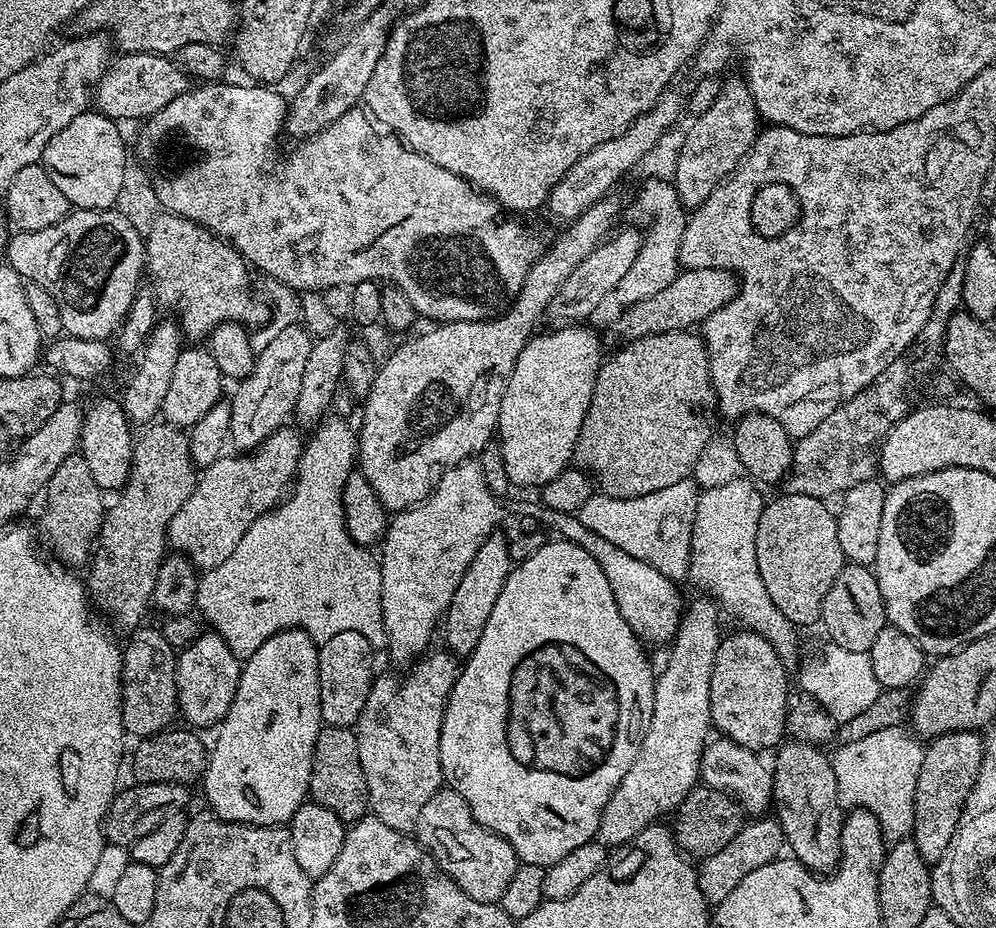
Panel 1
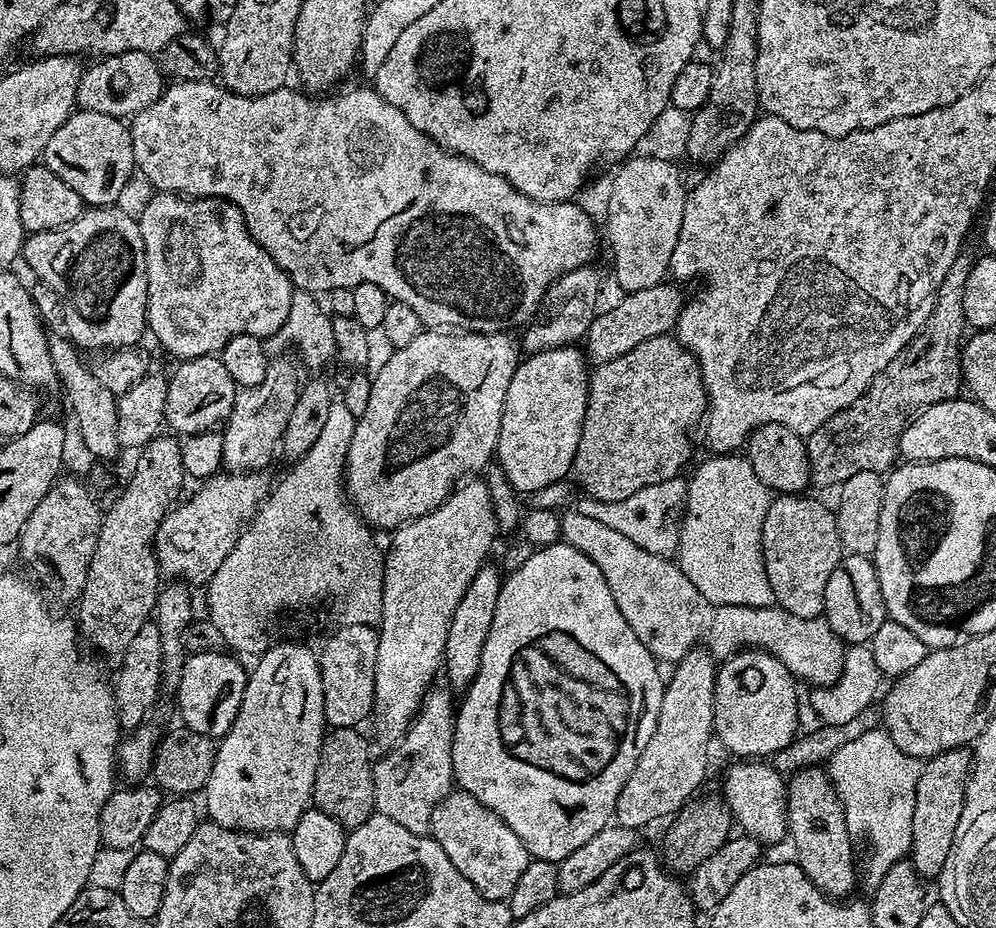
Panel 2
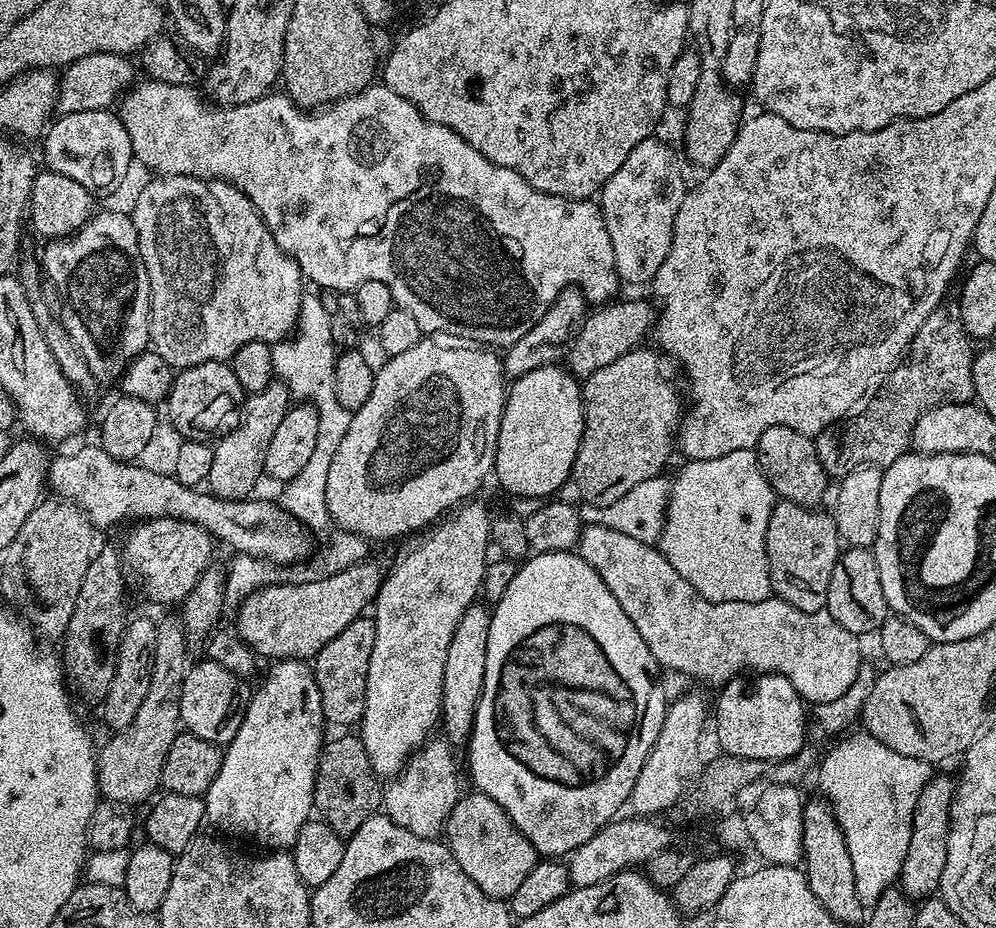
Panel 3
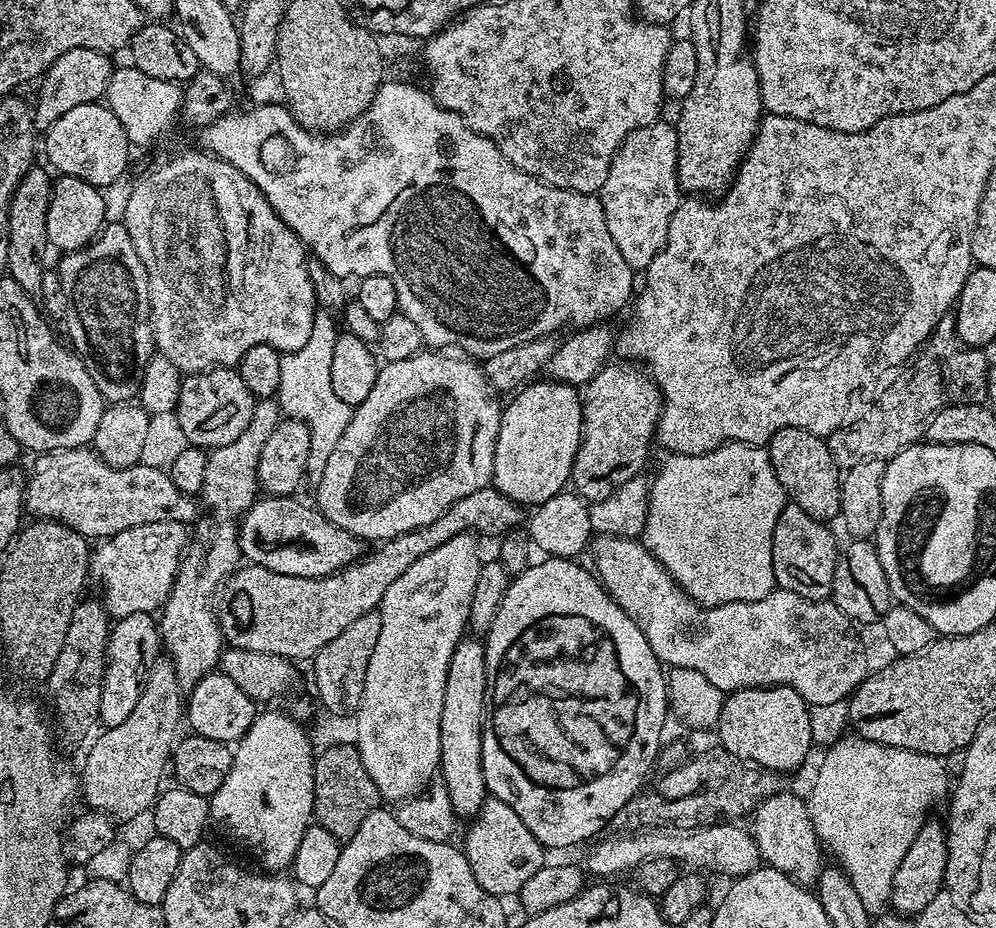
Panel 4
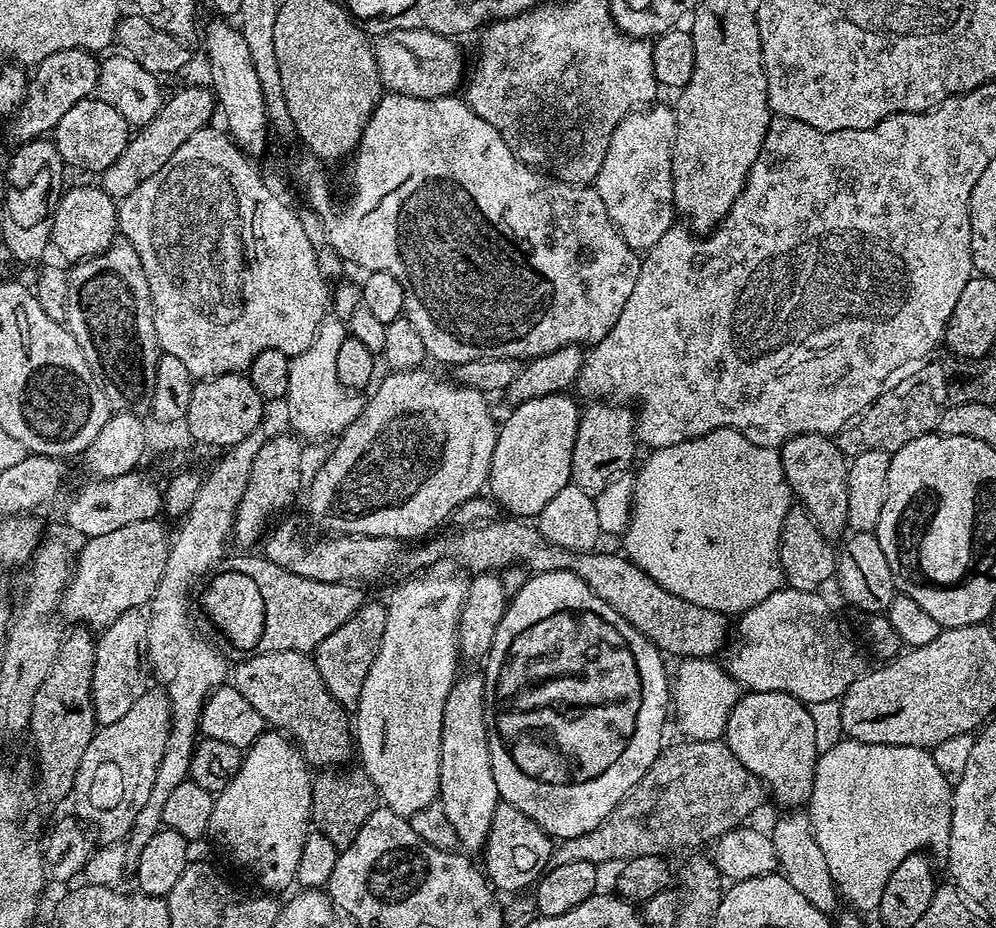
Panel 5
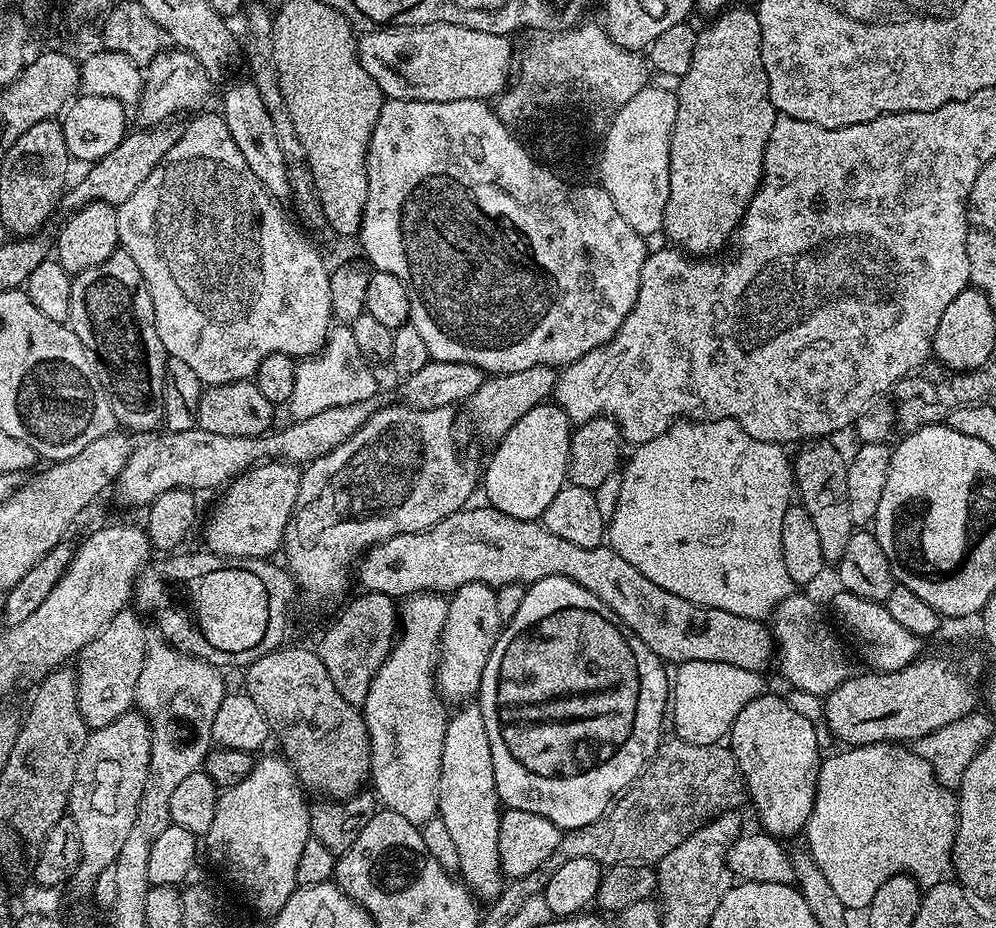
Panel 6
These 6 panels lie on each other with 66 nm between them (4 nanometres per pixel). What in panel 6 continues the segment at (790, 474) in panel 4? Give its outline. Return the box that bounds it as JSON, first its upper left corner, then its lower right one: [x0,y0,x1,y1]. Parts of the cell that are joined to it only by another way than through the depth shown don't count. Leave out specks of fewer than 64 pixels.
[790,438,854,566]

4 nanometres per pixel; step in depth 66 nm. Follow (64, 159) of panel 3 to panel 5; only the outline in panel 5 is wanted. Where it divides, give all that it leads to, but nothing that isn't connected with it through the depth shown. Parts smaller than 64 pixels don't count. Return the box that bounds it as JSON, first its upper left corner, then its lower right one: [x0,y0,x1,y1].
[54,98,130,174]

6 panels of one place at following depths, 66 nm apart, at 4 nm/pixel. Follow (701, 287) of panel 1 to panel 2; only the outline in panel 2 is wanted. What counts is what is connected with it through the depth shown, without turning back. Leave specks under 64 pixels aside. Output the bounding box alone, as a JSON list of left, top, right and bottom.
[582,282,686,365]

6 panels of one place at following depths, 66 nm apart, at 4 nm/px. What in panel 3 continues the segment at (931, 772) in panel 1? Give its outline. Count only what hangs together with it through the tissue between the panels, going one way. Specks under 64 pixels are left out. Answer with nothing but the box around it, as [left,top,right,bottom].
[898,775,956,902]

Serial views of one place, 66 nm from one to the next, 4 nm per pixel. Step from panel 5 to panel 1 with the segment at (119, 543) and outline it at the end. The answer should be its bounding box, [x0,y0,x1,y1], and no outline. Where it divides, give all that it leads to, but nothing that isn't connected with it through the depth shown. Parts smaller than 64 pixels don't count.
[169,426,306,570]

